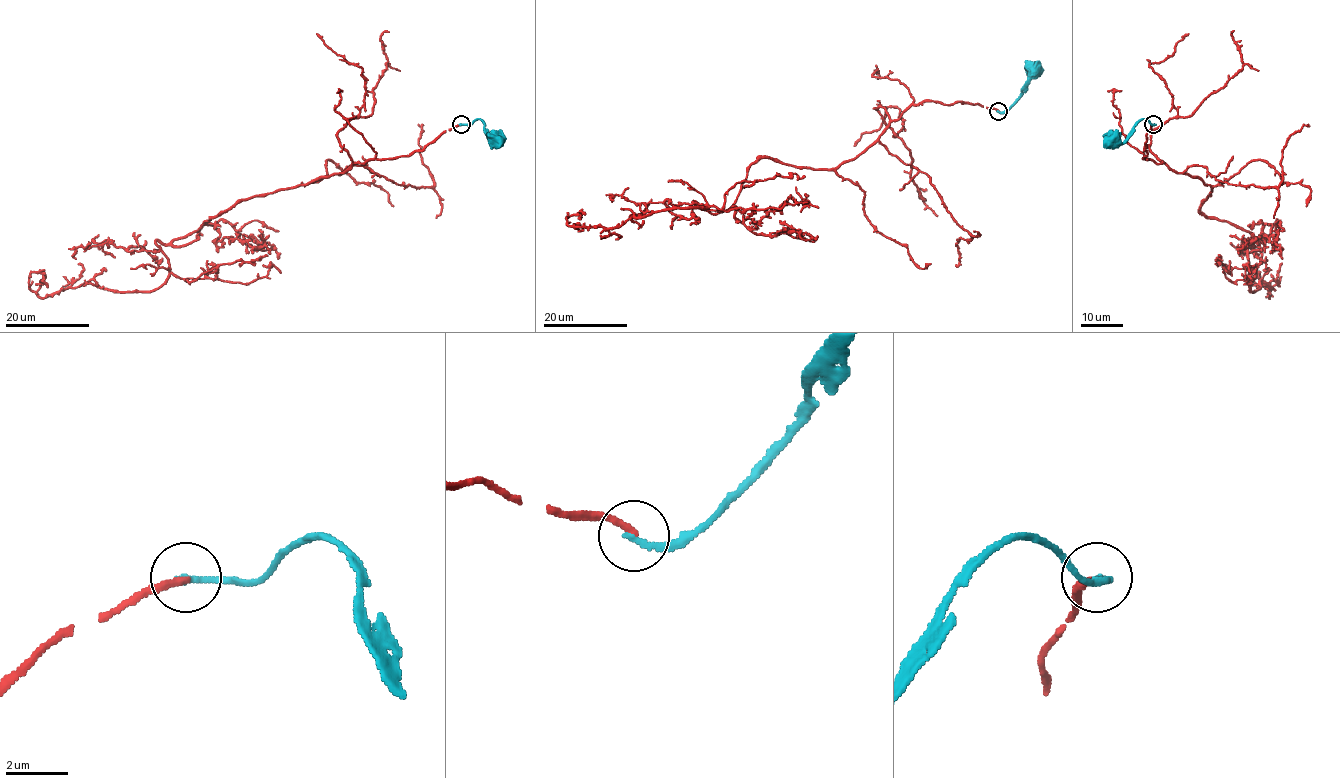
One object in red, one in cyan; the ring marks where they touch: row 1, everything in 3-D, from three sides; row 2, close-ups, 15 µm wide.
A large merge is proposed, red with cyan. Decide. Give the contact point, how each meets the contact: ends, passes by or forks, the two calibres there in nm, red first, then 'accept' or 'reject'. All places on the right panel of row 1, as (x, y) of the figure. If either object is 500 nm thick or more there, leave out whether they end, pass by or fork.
(1153, 124) | red ends | cyan ends | 220/240 nm | reject

